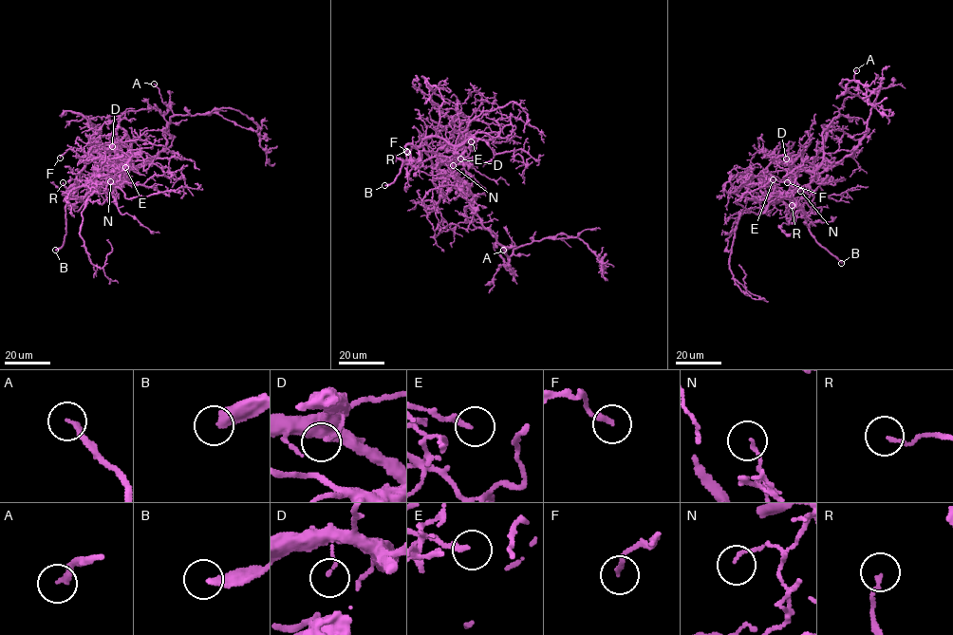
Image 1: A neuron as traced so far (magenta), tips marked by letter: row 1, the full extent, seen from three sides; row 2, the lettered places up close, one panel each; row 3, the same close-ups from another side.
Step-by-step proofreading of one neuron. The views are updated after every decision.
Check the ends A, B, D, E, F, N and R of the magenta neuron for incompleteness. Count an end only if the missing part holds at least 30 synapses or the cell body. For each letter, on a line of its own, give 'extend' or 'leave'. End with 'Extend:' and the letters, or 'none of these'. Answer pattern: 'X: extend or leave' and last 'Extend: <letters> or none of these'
A: extend
B: extend
D: leave
E: leave
F: leave
N: leave
R: leave
Extend: A, B

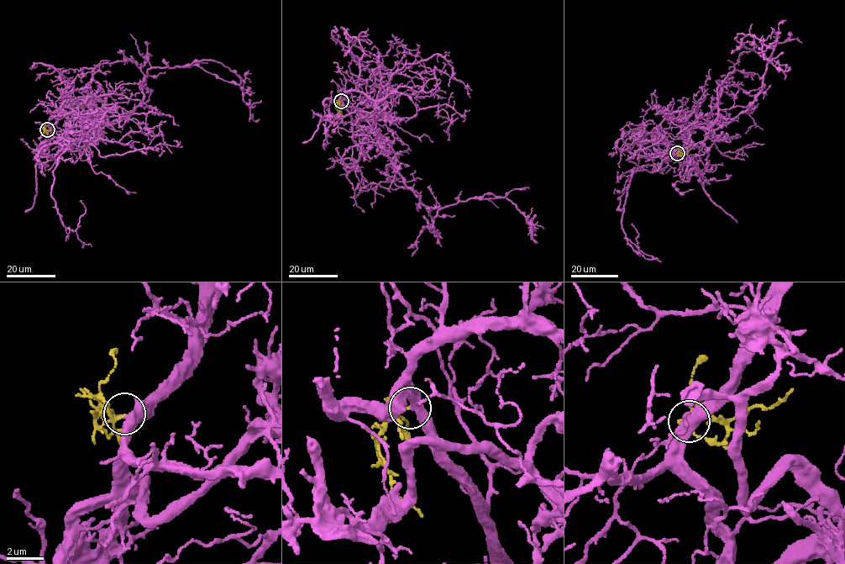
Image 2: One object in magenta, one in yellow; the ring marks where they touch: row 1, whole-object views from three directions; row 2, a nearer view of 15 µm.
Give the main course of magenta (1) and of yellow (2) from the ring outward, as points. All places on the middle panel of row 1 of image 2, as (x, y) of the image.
1: (341, 101), (354, 121), (396, 154), (402, 181), (433, 218), (445, 207), (493, 193), (516, 205), (537, 243)
2: (341, 101), (338, 101), (337, 108), (343, 116)

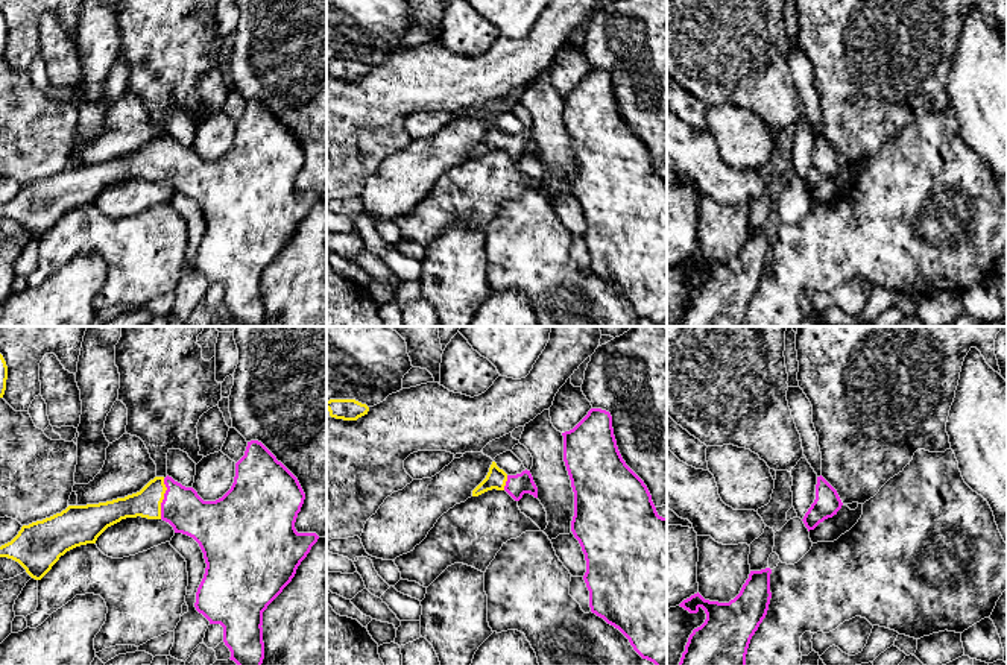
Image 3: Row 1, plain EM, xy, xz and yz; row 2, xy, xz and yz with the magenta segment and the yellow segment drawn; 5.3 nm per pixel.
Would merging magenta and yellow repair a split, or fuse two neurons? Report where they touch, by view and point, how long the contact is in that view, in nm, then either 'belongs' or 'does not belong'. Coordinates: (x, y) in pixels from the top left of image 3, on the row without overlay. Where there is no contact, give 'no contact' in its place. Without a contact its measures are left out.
xy (164, 158) | 220 nm | belongs

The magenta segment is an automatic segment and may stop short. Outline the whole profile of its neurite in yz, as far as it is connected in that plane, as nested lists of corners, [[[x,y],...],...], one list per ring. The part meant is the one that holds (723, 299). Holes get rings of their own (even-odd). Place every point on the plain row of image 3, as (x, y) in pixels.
[[[772,229],[750,231],[740,254],[729,263],[705,260],[699,252],[679,266],[690,273],[702,267],[705,282],[694,288],[679,326],[746,326],[752,296],[767,275]]]

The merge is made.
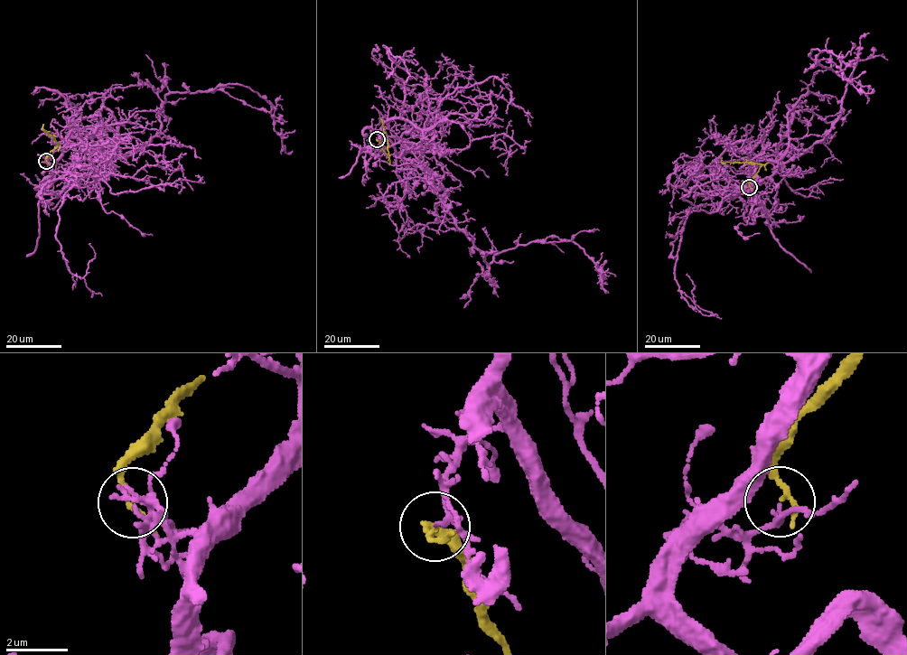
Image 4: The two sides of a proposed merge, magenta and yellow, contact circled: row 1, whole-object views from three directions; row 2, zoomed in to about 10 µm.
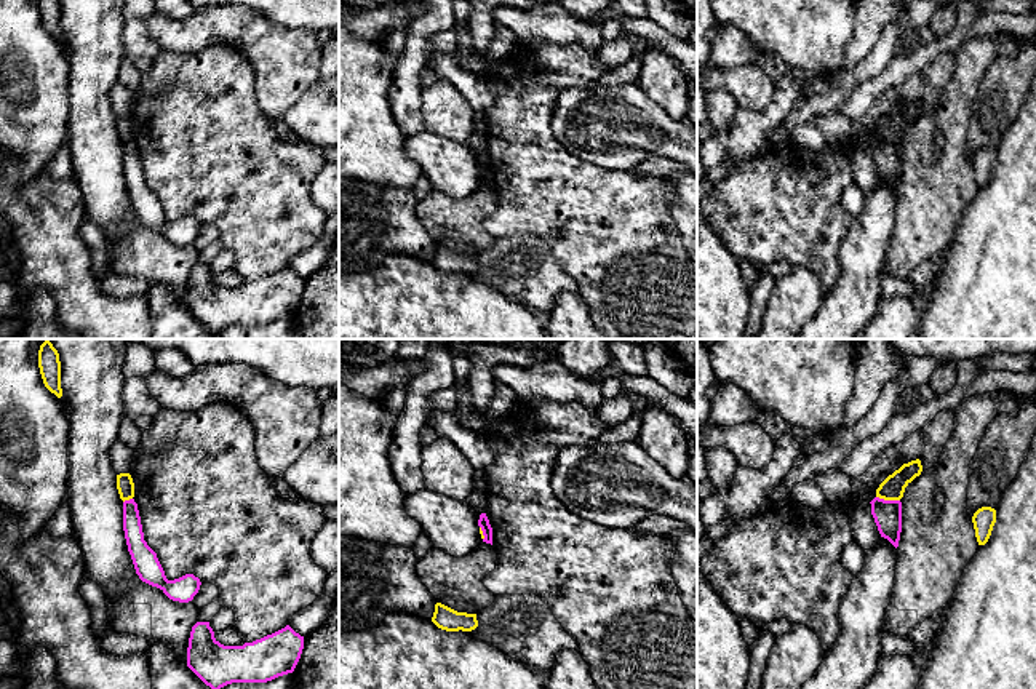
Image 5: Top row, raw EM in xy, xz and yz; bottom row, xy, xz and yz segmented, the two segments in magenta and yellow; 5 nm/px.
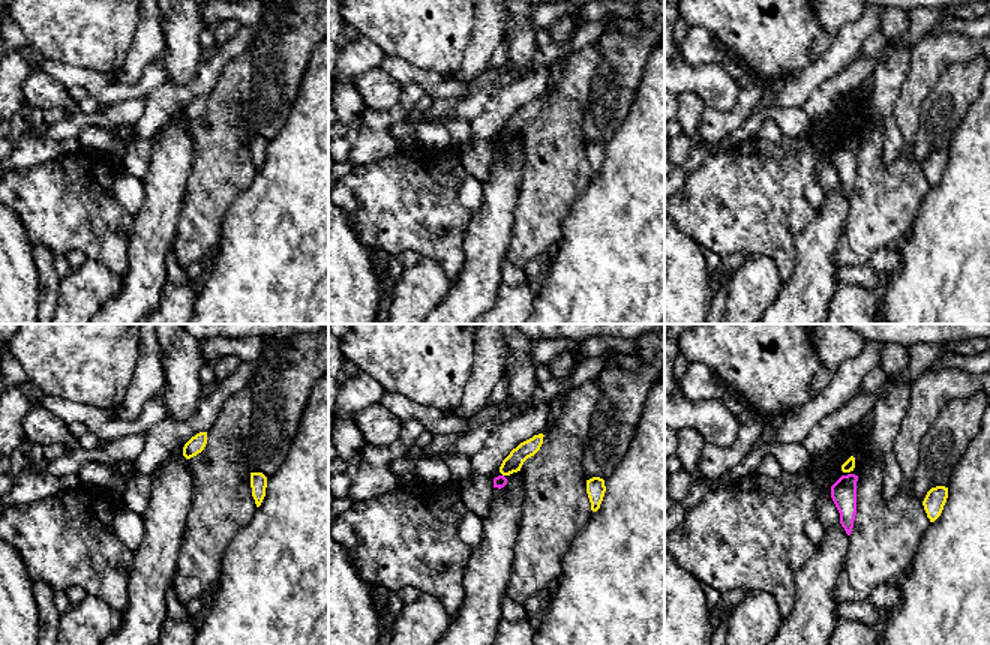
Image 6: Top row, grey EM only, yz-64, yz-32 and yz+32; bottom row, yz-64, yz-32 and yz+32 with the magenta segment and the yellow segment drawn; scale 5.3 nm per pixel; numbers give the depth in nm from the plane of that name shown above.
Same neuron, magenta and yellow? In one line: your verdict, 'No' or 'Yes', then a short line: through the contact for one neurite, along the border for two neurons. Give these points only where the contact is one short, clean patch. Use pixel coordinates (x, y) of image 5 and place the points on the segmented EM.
No. Line: yz (876, 496), (886, 501), (899, 501)

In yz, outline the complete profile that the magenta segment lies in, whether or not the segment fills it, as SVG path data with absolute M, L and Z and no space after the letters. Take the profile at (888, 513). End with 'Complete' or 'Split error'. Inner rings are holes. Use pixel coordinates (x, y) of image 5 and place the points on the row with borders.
M875 497L870 504L881 537L897 548L902 532L902 502Z. Complete

